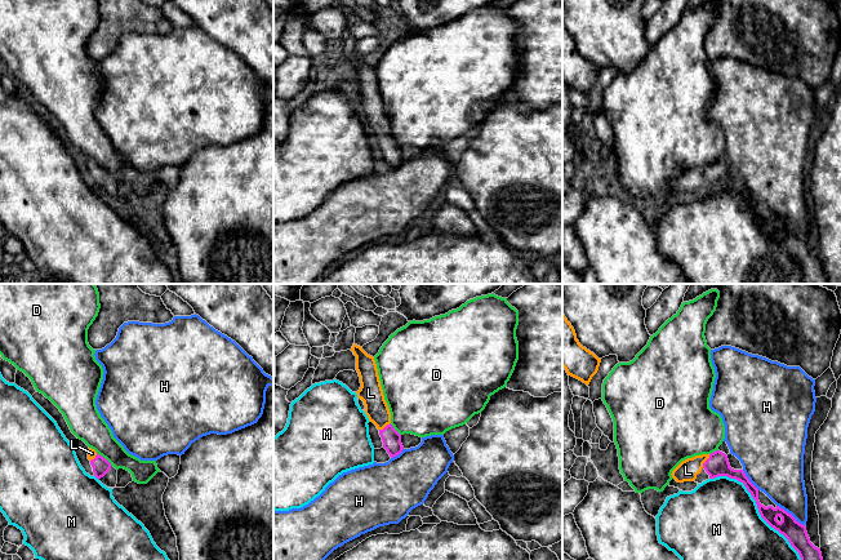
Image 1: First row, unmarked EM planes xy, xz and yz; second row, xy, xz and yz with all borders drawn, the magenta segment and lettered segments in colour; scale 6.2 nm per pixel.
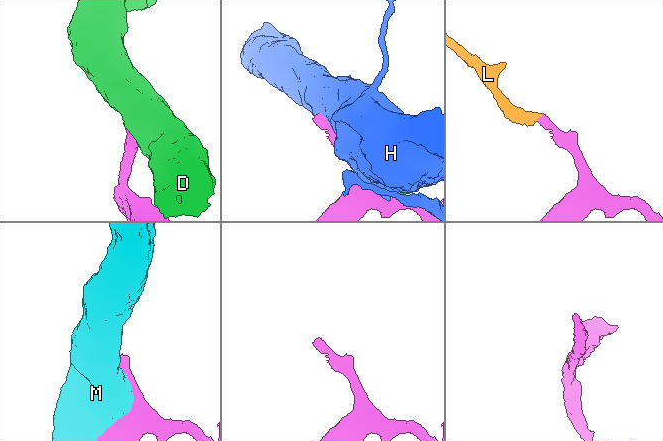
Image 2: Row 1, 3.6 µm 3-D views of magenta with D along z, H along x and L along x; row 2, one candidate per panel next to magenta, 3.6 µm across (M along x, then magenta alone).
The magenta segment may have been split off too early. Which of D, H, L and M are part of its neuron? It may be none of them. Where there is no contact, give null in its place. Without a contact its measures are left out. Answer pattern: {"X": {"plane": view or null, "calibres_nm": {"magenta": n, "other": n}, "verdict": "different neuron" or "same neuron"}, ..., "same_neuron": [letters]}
{"D": {"plane": "xy", "calibres_nm": {"magenta": 110, "other": 200}, "verdict": "different neuron"}, "H": {"plane": "yz", "calibres_nm": {"magenta": 130, "other": 300}, "verdict": "different neuron"}, "L": {"plane": "yz", "calibres_nm": {"magenta": 140, "other": 130}, "verdict": "same neuron"}, "M": {"plane": "yz", "calibres_nm": {"magenta": 120, "other": 500}, "verdict": "different neuron"}, "same_neuron": ["L"]}

